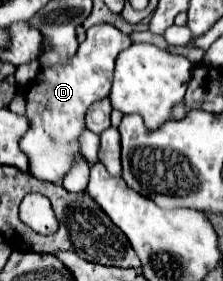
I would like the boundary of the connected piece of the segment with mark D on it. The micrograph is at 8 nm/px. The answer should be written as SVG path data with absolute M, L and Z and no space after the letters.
M95 24L87 30L85 42L79 44L79 50L65 64L41 68L25 96L25 116L29 120L29 130L19 142L21 150L29 158L31 176L53 184L63 184L65 174L75 166L77 158L81 158L79 136L85 130L87 108L109 96L115 58L129 46L129 36L125 36L115 26Z

